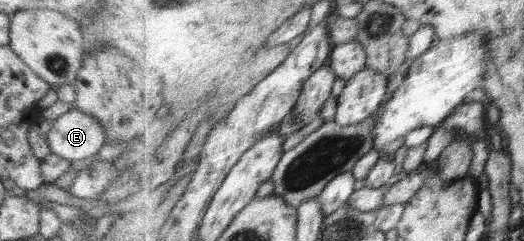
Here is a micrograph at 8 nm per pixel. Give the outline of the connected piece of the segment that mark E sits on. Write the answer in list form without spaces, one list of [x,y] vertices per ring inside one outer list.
[[[70,110],[52,124],[47,139],[49,149],[52,154],[67,159],[70,164],[97,155],[106,144],[103,127],[81,110]]]

